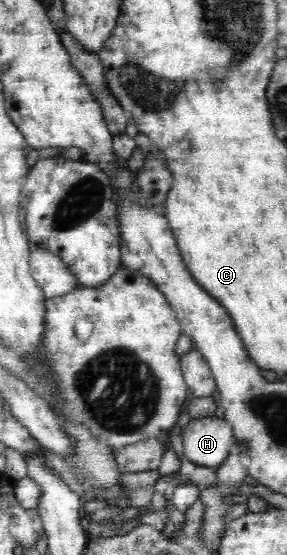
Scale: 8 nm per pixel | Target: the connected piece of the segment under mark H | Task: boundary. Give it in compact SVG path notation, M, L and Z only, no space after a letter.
M216 416L191 419L182 435L183 455L199 467L215 471L228 456L235 438L233 429Z

